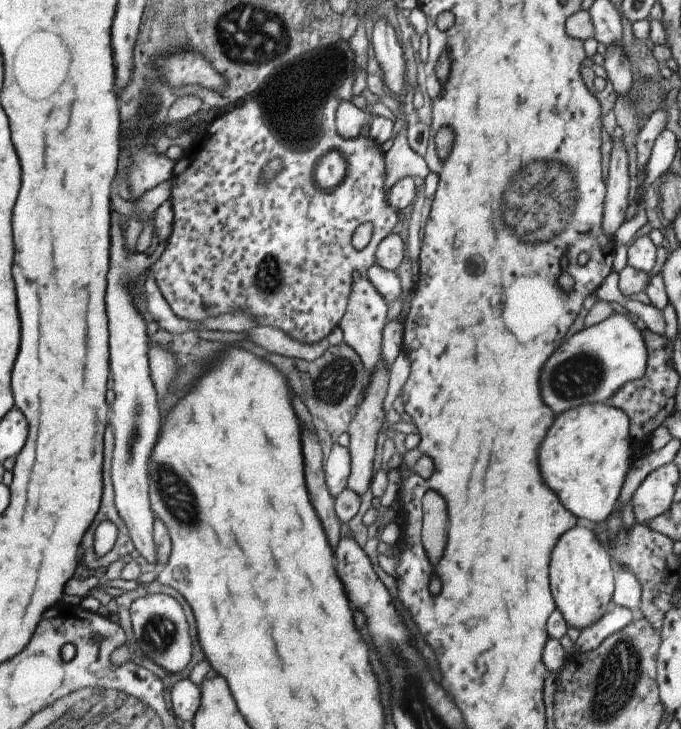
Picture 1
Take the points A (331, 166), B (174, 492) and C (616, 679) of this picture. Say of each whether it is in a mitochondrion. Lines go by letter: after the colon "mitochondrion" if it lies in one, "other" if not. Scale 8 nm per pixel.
A: mitochondrion
B: mitochondrion
C: mitochondrion

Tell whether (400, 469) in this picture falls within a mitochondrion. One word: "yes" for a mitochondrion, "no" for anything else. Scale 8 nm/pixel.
no

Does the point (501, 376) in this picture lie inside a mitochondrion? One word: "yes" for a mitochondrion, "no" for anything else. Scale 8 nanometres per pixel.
no

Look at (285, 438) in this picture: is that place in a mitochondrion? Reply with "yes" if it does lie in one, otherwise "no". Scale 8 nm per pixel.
no

